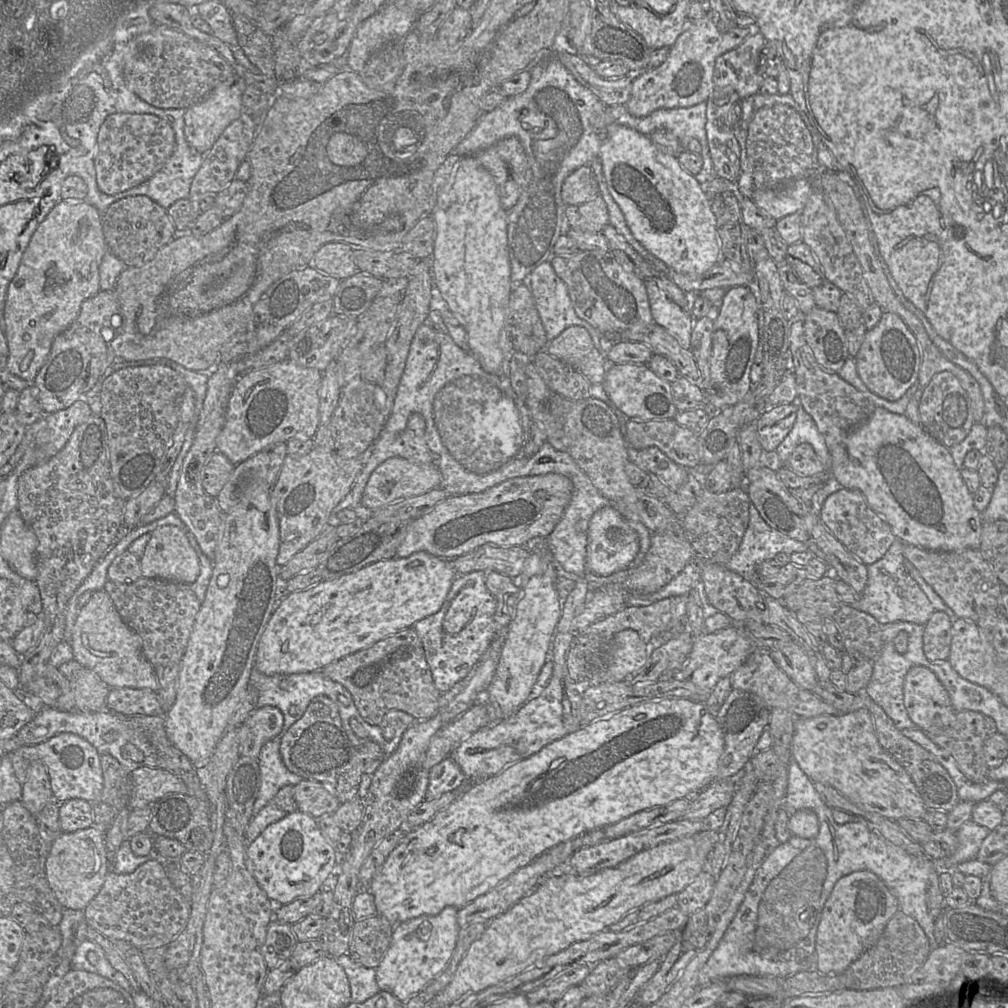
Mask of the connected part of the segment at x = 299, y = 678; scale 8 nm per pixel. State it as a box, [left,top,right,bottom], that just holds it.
[249,668,382,745]

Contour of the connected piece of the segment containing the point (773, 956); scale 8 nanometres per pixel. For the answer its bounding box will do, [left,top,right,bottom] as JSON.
[698,757,990,987]

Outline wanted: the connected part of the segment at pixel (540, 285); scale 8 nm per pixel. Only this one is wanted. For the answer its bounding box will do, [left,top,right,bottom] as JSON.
[525,262,608,359]

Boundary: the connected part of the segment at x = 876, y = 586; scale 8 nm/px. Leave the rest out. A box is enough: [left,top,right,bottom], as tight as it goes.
[850,539,935,625]

